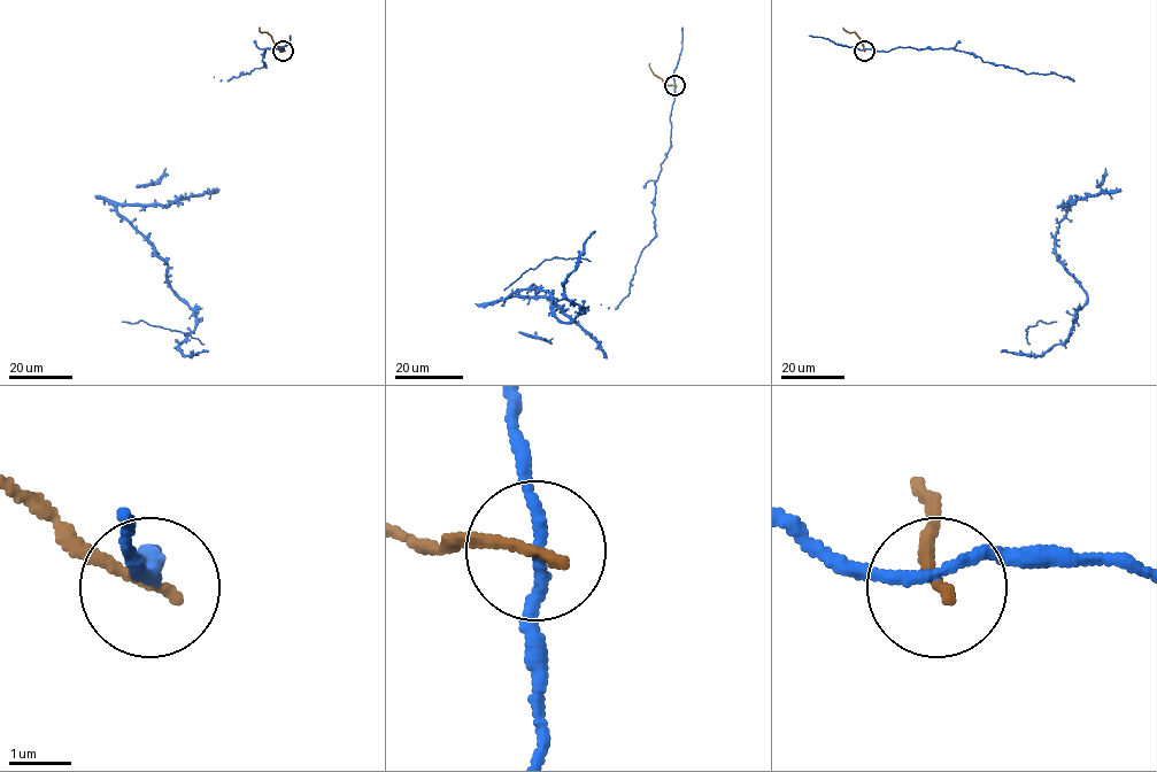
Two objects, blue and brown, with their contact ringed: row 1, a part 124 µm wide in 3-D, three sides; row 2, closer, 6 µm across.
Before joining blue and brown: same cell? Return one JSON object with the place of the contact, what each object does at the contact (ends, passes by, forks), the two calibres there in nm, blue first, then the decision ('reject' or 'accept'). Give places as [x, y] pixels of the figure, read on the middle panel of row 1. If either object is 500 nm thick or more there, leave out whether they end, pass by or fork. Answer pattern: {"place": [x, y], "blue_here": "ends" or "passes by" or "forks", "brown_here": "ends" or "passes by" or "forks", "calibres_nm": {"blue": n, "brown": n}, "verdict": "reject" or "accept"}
{"place": [675, 85], "blue_here": "passes by", "brown_here": "ends", "calibres_nm": {"blue": 170, "brown": 190}, "verdict": "reject"}

